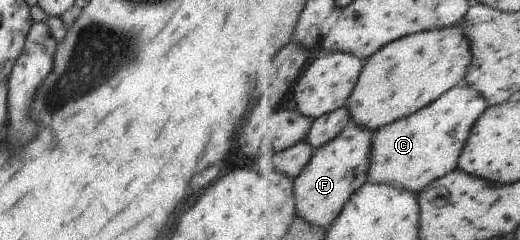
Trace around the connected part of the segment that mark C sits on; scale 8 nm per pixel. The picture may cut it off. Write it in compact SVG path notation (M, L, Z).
M464 83L421 112L378 130L373 137L368 182L381 185L393 183L420 193L435 180L451 174L459 168L459 158L464 154L469 137L489 107L491 103L477 87Z

